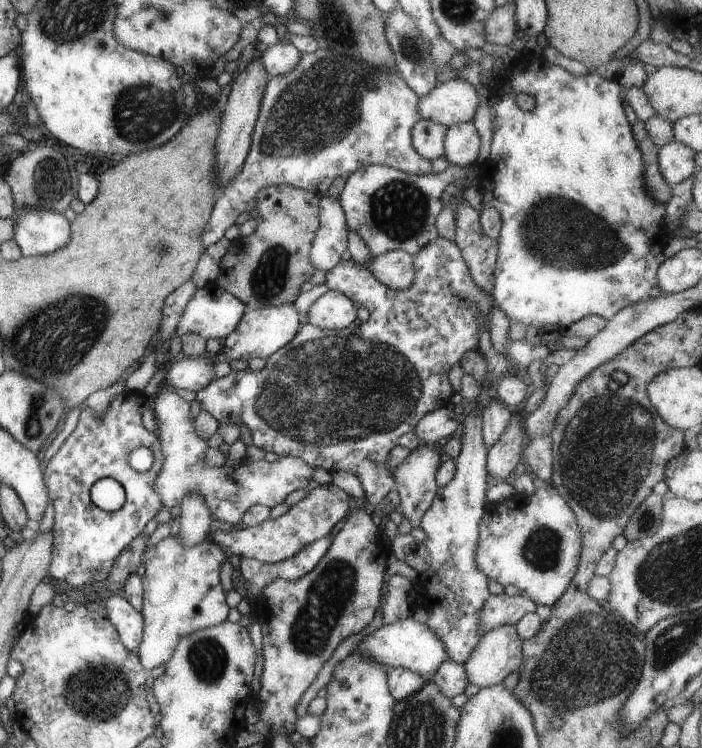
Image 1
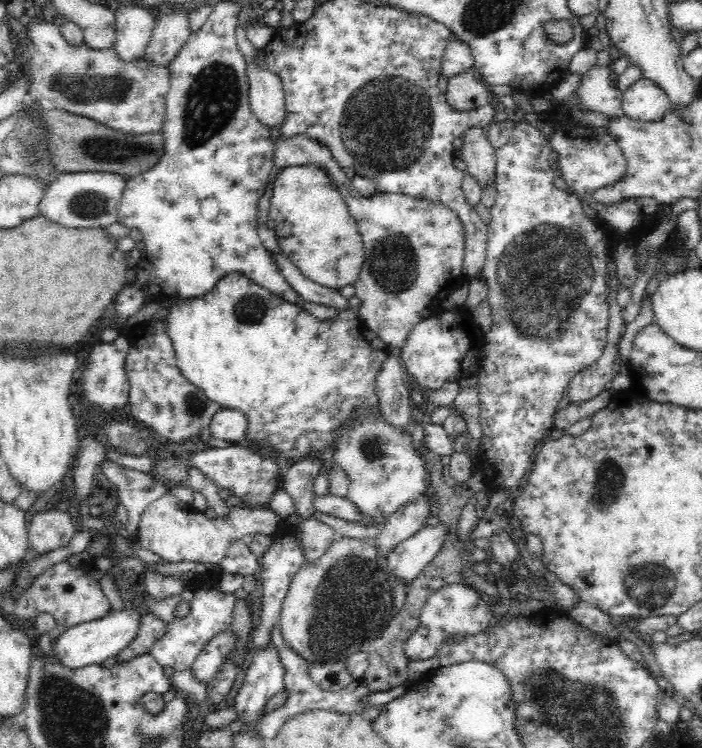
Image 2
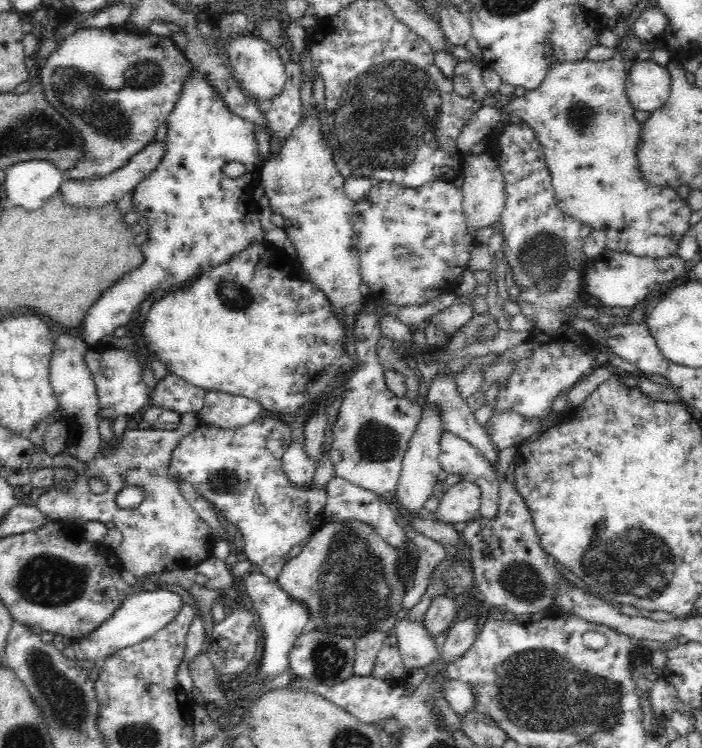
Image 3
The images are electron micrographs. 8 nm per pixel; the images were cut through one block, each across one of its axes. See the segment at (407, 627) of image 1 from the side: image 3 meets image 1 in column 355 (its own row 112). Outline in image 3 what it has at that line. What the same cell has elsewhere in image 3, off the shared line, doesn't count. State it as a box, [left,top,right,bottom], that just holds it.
[625,58,669,114]

